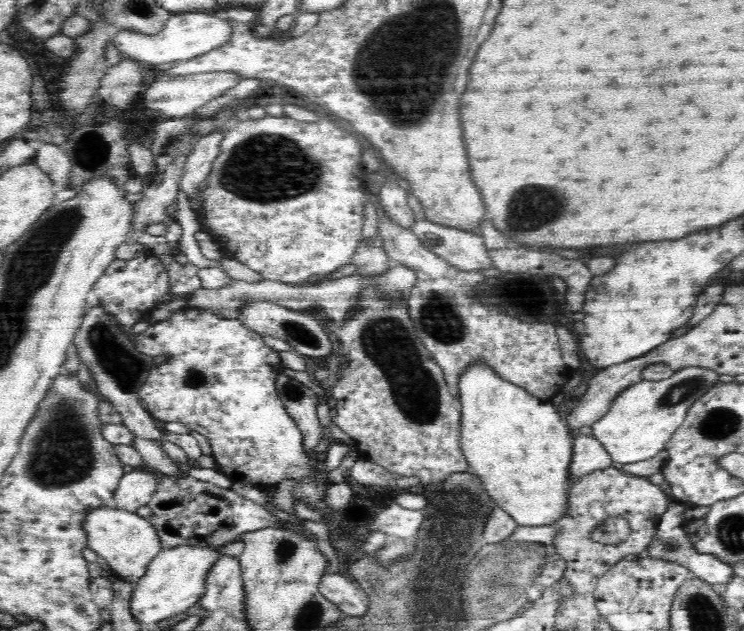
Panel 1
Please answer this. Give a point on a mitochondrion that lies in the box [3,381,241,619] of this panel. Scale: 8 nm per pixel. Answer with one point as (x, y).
(61, 454)

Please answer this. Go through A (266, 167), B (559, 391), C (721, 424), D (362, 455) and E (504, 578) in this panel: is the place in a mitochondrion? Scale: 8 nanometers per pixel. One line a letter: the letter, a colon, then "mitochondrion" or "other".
A: mitochondrion
B: other
C: mitochondrion
D: other
E: mitochondrion

